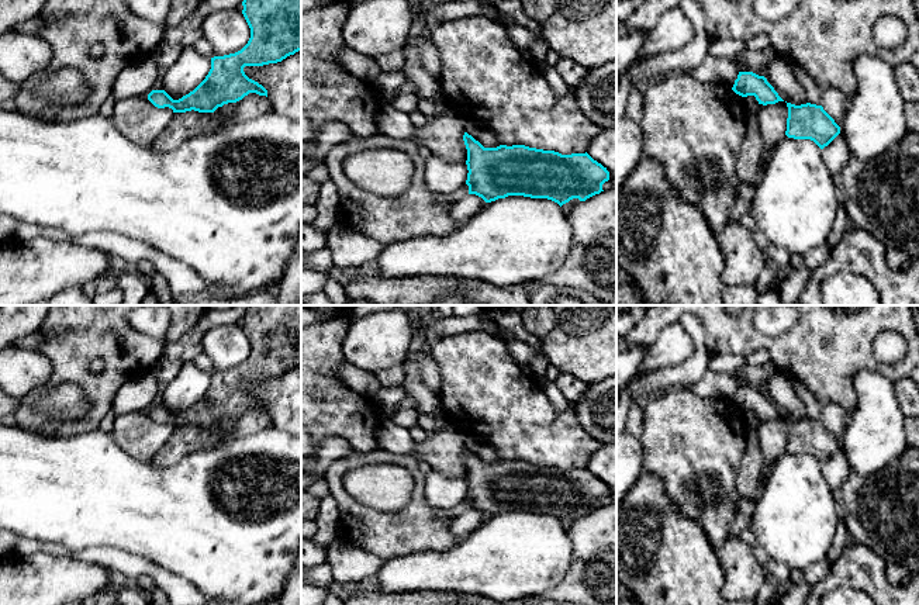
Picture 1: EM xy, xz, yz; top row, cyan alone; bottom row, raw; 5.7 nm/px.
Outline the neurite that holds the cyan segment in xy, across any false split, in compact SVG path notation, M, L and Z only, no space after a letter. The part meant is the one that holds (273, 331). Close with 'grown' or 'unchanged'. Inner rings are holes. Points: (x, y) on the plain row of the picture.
M246 305L242 321L251 343L248 359L235 369L211 373L205 394L179 415L165 405L152 405L148 415L155 422L214 428L249 408L267 412L267 405L249 394L243 383L277 378L301 366L301 305Z; unchanged

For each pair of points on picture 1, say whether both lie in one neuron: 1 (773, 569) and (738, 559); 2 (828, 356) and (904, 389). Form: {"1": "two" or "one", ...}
{"1": "two", "2": "two"}

